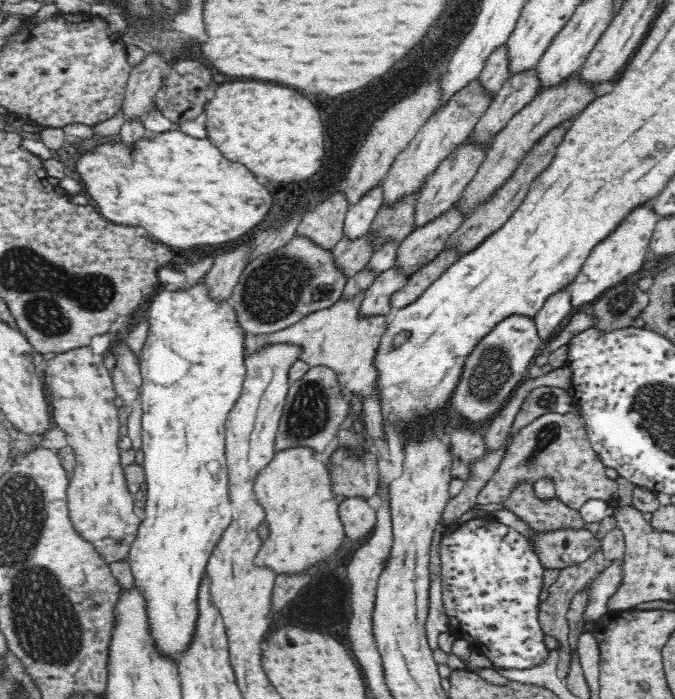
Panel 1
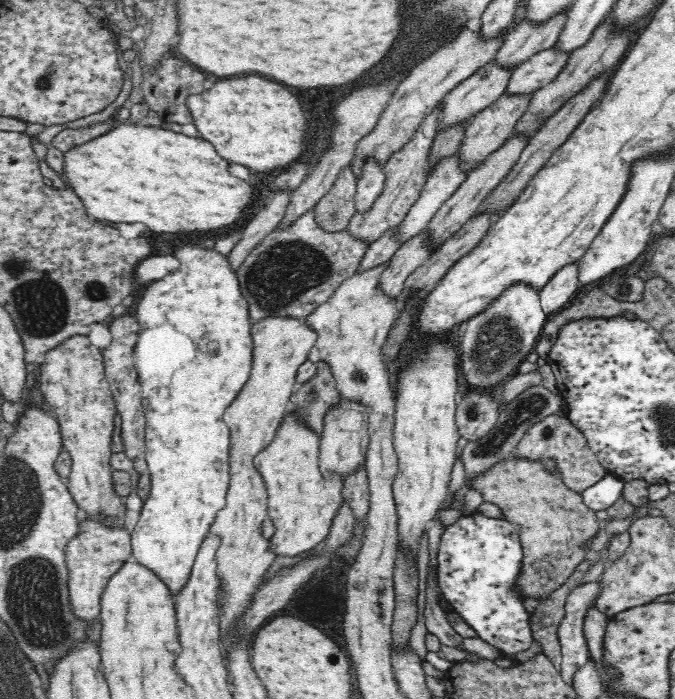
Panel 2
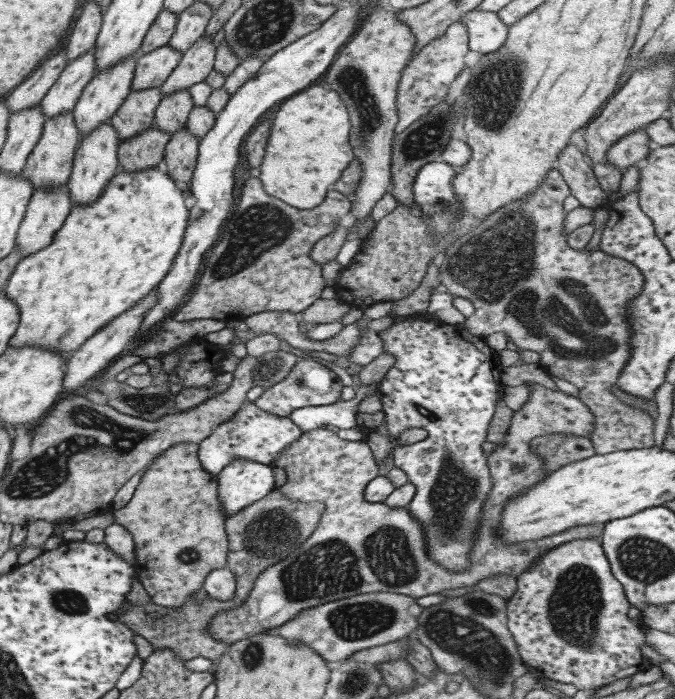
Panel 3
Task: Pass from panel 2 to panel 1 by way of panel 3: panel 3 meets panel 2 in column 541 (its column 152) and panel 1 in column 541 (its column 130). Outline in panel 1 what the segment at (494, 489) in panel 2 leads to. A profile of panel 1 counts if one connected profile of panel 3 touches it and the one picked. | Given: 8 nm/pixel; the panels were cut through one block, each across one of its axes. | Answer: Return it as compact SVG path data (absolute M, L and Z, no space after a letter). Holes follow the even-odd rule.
M520 480L510 492L508 498L504 498L504 502L500 502L505 508L511 510L521 521L528 526L528 543L533 546L533 542L538 535L543 535L548 531L566 530L566 529L584 529L588 522L584 522L579 510L564 504L557 496L552 498L540 498L534 492L535 483L531 480Z

